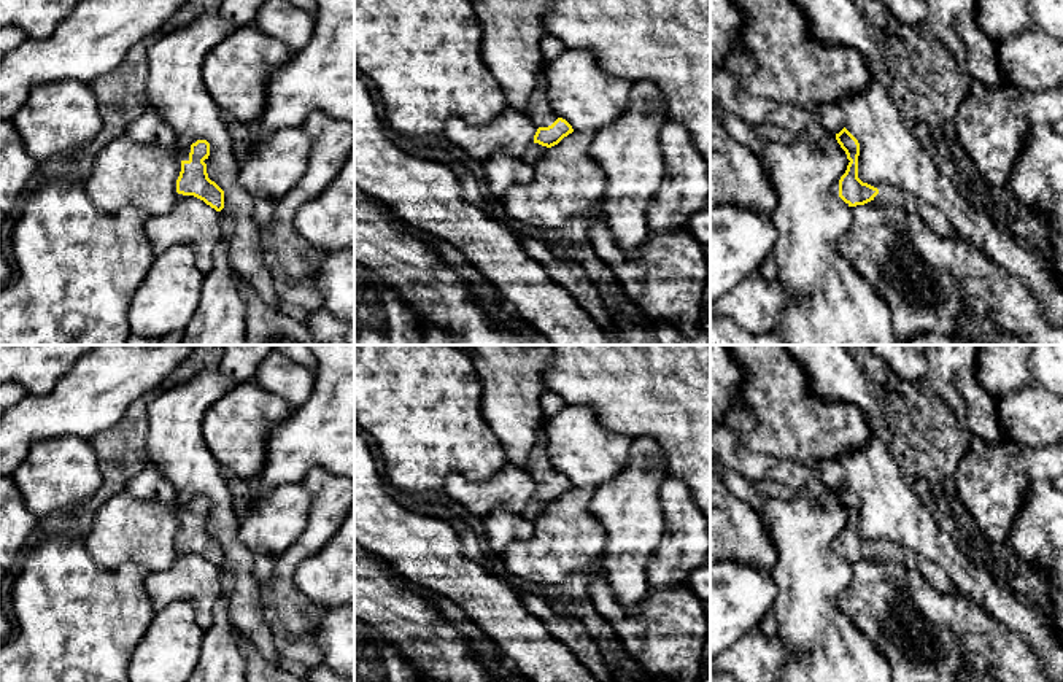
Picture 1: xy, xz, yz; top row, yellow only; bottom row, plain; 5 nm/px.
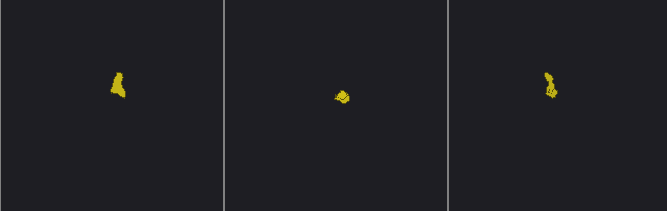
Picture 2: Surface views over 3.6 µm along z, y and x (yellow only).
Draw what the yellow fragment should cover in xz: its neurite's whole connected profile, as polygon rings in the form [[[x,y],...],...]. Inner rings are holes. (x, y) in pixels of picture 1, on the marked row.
[[[543,72],[537,73],[535,86],[528,100],[526,114],[537,127],[537,132],[534,141],[521,154],[521,159],[534,165],[547,154],[548,148],[558,145],[564,137],[574,132],[572,126],[551,108]]]

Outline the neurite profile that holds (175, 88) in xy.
[[[202,11],[186,25],[156,35],[148,46],[145,102],[170,124],[180,146],[191,146],[197,140],[210,143],[210,156],[203,161],[207,173],[224,191],[226,215],[235,223],[229,235],[230,265],[265,302],[276,305],[278,296],[253,219],[253,197],[237,181],[240,164],[227,118],[202,75],[207,54],[229,30],[221,11]]]

